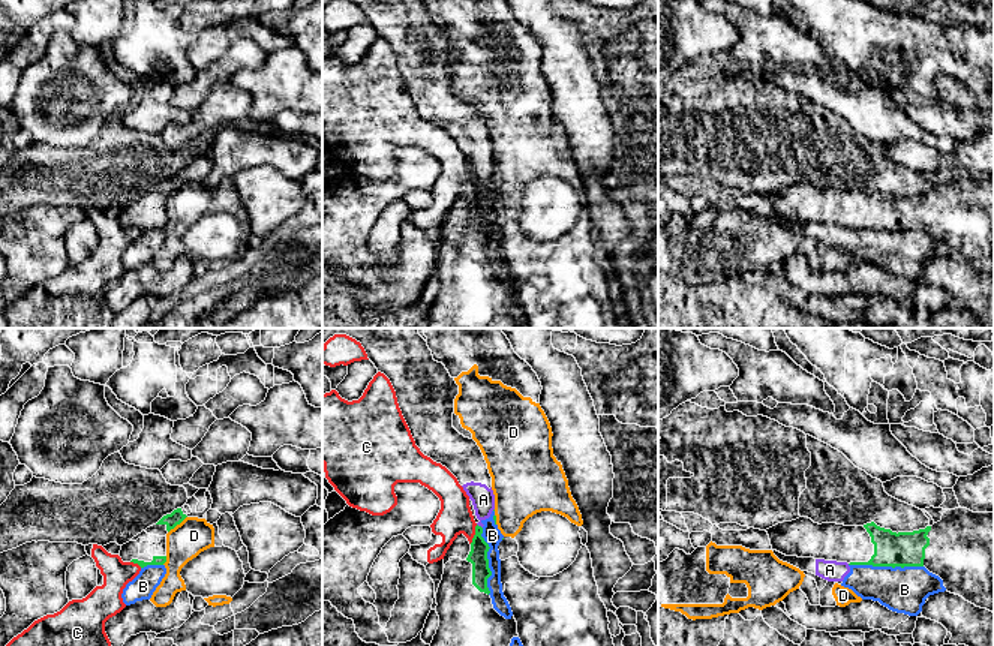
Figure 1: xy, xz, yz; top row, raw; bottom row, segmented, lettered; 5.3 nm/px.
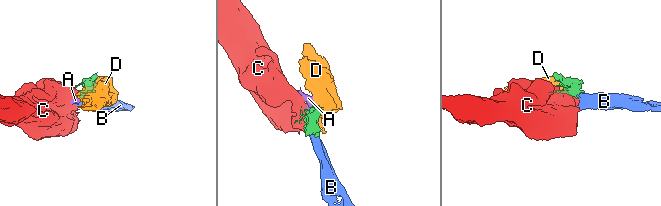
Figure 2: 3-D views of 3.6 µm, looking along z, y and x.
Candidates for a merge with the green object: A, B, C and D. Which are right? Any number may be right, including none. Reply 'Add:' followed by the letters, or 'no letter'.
Add: no letter

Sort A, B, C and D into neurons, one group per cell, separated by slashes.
A B / C / D

